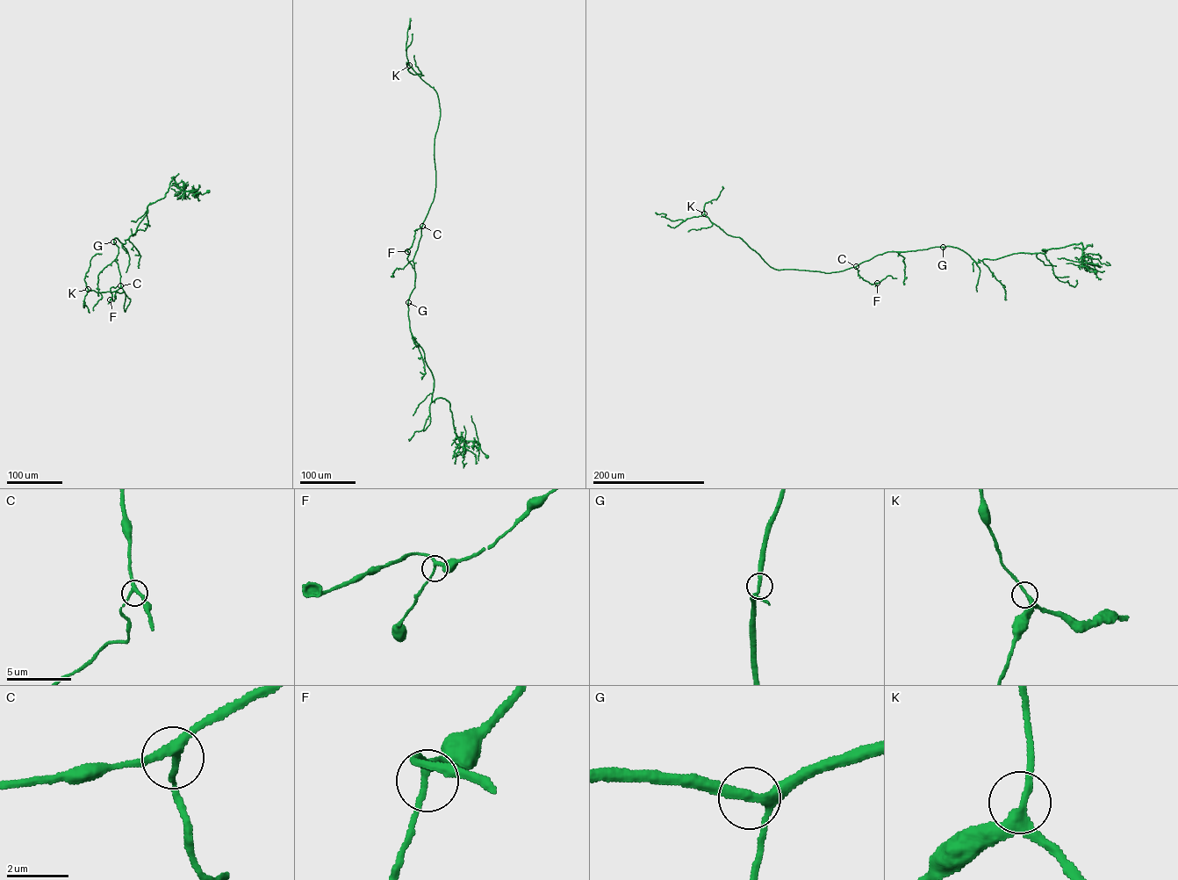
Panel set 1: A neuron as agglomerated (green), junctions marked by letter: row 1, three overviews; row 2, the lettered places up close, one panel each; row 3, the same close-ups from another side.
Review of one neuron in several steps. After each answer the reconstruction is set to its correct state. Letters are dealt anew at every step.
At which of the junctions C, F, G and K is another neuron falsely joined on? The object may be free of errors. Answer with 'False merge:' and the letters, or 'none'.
False merge: none

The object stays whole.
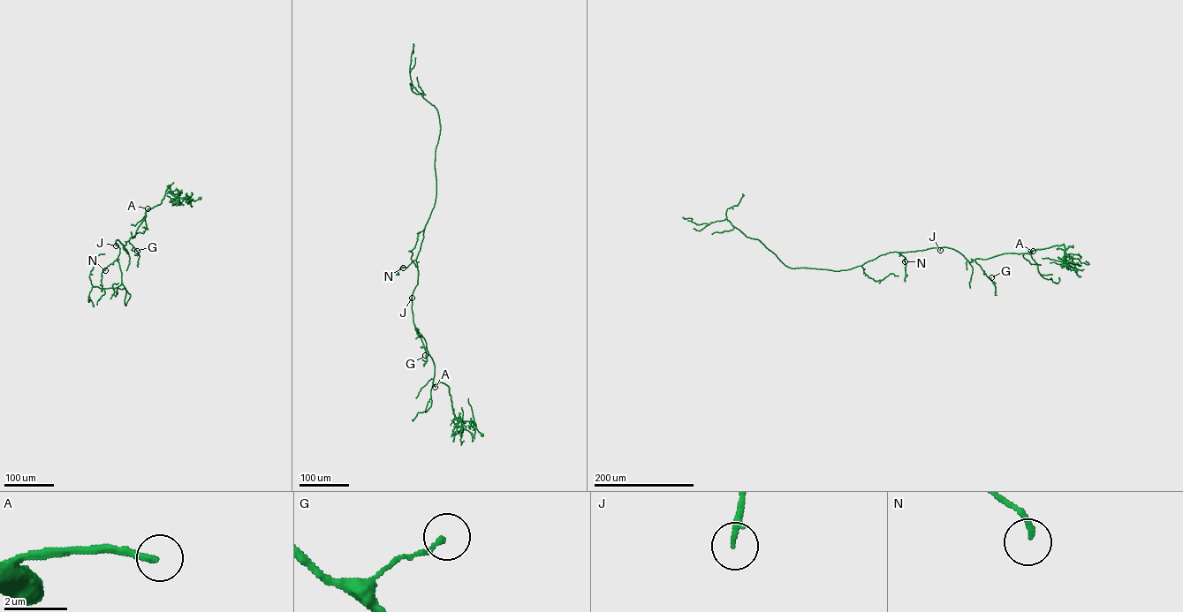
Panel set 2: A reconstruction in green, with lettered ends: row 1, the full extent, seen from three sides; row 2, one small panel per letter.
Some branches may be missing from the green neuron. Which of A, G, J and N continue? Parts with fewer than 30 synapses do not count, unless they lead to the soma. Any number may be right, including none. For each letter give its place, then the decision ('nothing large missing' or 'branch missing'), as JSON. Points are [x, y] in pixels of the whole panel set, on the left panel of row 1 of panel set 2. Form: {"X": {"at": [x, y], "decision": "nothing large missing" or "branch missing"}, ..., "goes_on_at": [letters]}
{"A": {"at": [147, 208], "decision": "branch missing"}, "G": {"at": [137, 251], "decision": "nothing large missing"}, "J": {"at": [116, 245], "decision": "nothing large missing"}, "N": {"at": [105, 270], "decision": "nothing large missing"}, "goes_on_at": ["A"]}

